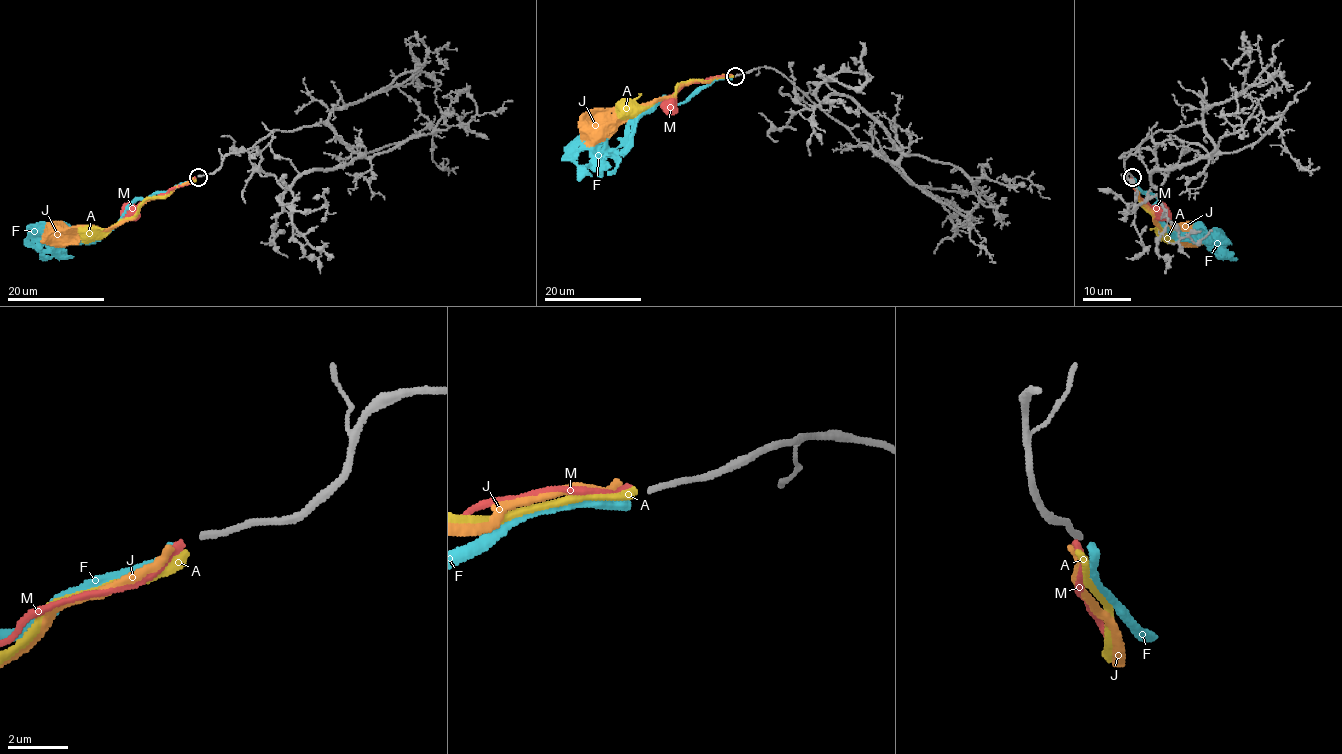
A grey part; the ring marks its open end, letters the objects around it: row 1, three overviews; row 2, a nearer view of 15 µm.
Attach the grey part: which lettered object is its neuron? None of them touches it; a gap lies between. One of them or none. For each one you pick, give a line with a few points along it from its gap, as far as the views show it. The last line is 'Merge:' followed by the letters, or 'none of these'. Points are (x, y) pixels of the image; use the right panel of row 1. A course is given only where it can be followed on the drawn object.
Merge: none of these

